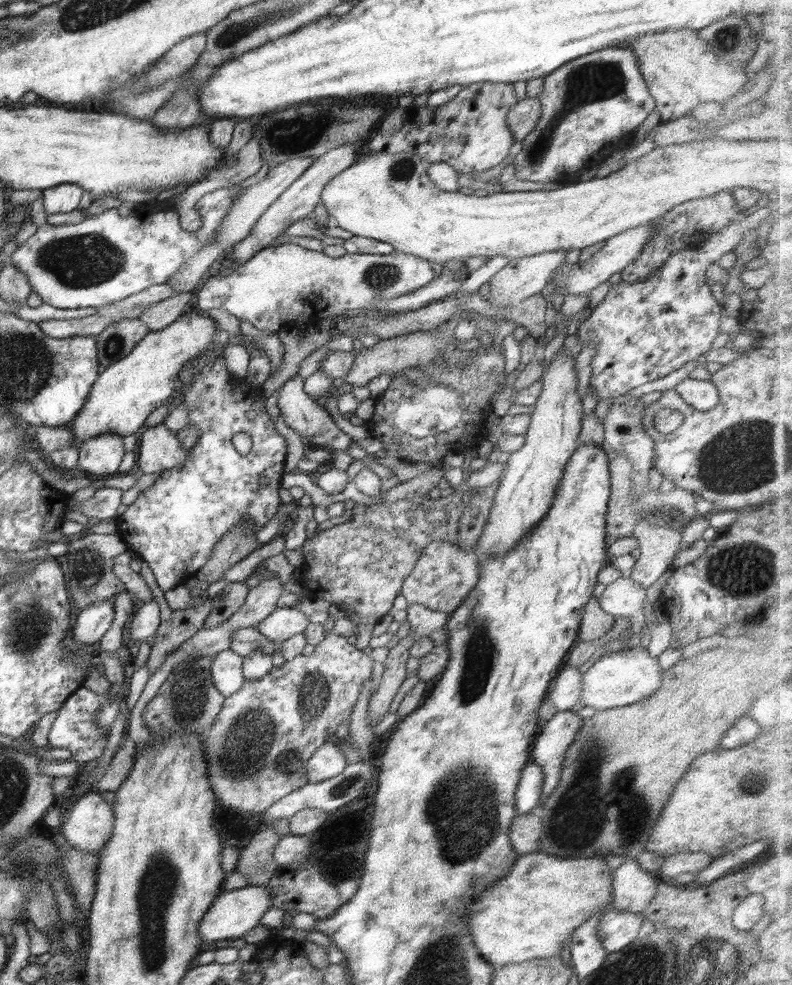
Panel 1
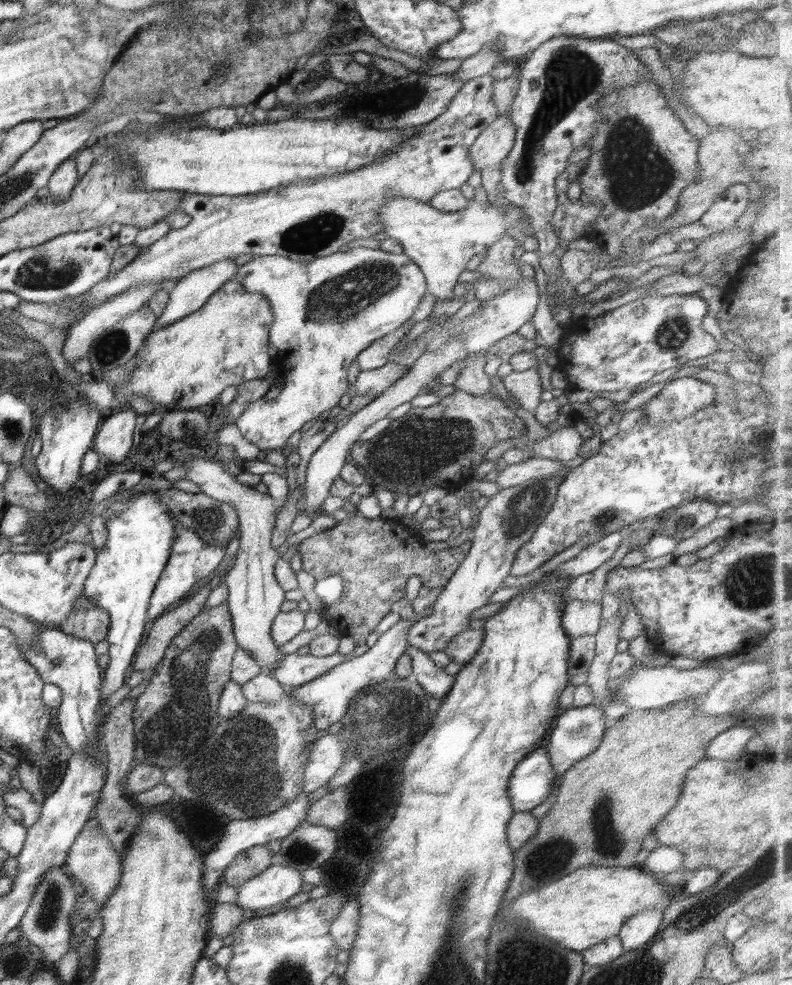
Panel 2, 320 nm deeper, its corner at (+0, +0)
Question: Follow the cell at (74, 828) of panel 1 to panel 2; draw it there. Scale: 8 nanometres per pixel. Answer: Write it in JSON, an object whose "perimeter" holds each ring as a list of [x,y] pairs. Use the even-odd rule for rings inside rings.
{"perimeter":[[[96,819],[90,820],[70,847],[63,868],[74,880],[80,881],[86,889],[87,895],[98,906],[102,907],[111,898],[114,889],[120,882],[122,874],[121,855],[112,848],[111,842],[103,833],[101,827],[96,825]]]}

